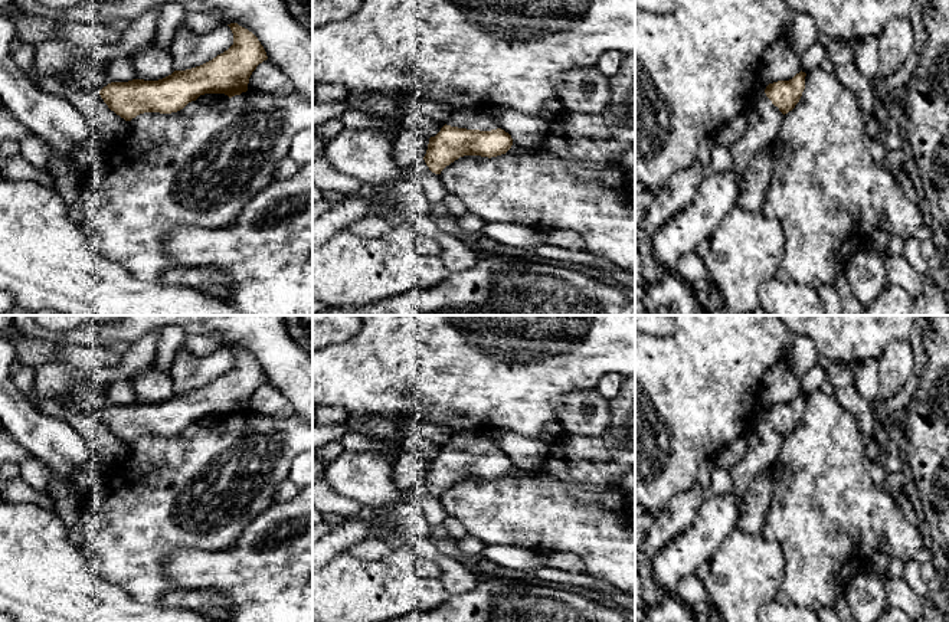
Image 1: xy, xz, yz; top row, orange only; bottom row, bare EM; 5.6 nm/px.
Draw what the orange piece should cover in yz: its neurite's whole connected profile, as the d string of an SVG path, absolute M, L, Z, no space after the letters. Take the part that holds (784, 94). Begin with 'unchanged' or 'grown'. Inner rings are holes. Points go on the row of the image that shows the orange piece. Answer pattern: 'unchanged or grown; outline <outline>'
grown; outline M801 71L789 81L778 81L769 84L763 92L757 92L750 101L749 108L746 111L747 120L746 131L739 140L736 140L729 147L733 161L733 170L736 171L742 181L745 180L745 173L750 160L759 151L770 147L770 144L778 135L783 115L792 111L795 105L799 102L802 92L805 89L805 76L806 73Z

